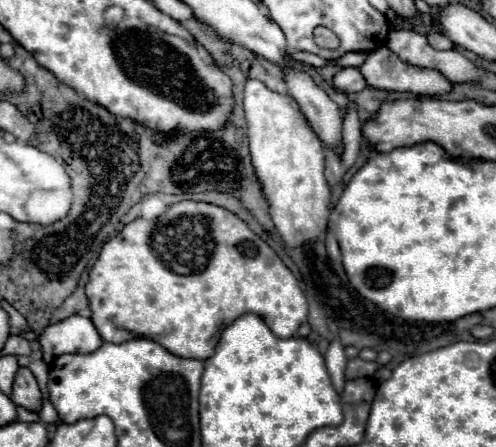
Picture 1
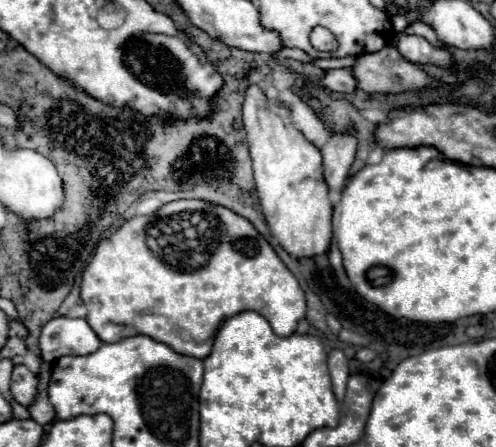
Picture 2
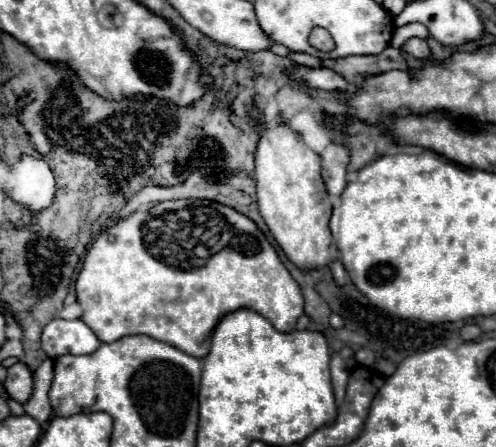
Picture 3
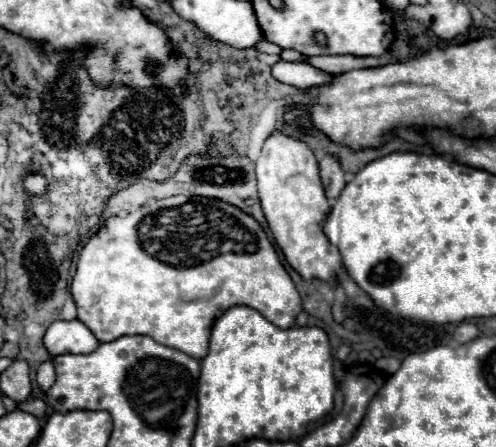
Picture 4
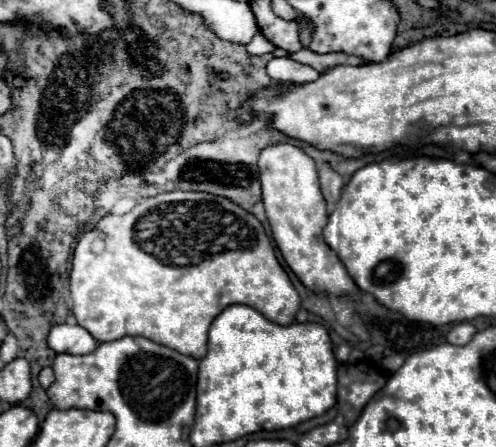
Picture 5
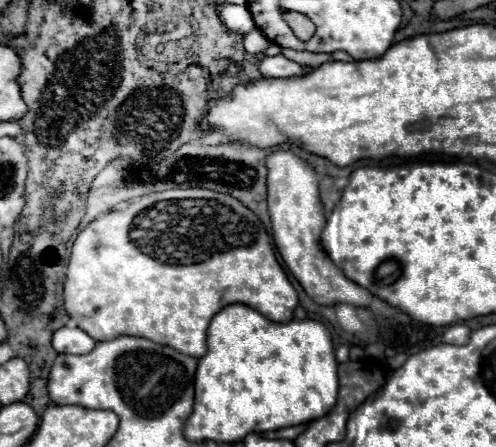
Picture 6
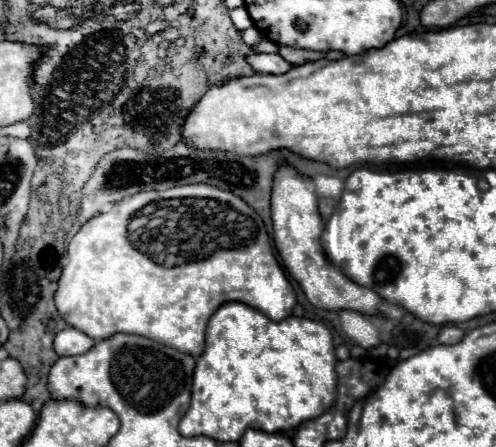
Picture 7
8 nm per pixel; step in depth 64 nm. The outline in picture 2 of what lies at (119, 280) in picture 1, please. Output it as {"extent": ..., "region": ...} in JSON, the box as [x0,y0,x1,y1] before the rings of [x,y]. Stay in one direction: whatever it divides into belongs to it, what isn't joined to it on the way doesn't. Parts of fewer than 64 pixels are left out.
{"extent":[80,200,306,358],"region":[[[204,200],[168,202],[152,216],[134,216],[126,220],[110,238],[100,240],[82,274],[80,298],[88,308],[86,322],[102,342],[144,334],[194,358],[208,356],[212,342],[206,340],[210,340],[220,324],[236,312],[258,312],[272,324],[278,336],[294,334],[298,320],[306,314],[306,300],[298,280],[252,222],[228,208]]]}

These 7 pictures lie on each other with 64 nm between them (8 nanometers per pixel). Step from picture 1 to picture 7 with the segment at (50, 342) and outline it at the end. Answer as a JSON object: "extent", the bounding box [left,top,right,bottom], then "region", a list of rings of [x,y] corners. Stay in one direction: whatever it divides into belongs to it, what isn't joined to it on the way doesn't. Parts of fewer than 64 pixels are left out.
{"extent":[54,328,94,356],"region":[[[66,328],[56,336],[54,350],[58,356],[76,356],[76,354],[88,352],[88,348],[92,348],[92,344],[94,344],[94,340],[90,336],[86,336],[84,332],[80,332],[76,328]]]}

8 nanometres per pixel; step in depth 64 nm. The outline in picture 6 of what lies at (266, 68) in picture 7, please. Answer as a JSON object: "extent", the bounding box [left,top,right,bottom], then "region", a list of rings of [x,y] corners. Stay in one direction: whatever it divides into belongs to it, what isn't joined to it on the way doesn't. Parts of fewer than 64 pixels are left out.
{"extent":[258,54,306,78],"region":[[[282,54],[262,58],[258,62],[258,70],[264,74],[264,78],[288,78],[288,76],[300,76],[306,72],[306,68],[284,58]]]}

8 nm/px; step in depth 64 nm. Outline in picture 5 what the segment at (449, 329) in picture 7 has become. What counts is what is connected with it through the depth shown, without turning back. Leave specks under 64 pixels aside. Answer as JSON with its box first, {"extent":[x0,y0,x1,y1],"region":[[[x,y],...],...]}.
{"extent":[446,322,476,346],"region":[[[460,322],[460,324],[452,326],[452,330],[448,332],[446,340],[448,340],[450,344],[464,346],[464,344],[468,344],[468,340],[472,340],[474,332],[476,332],[476,328],[474,328],[470,322]]]}

